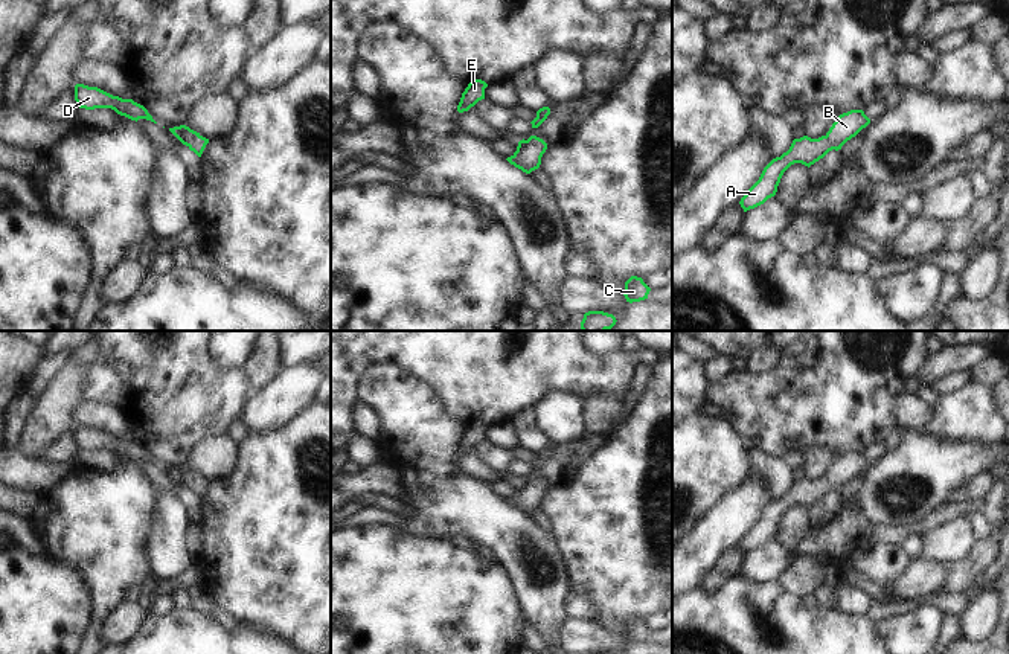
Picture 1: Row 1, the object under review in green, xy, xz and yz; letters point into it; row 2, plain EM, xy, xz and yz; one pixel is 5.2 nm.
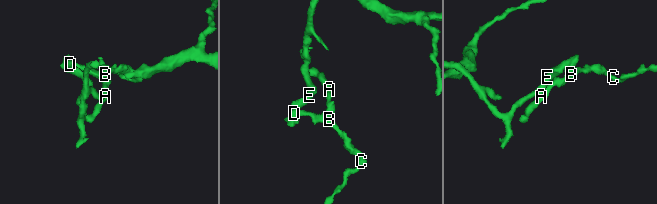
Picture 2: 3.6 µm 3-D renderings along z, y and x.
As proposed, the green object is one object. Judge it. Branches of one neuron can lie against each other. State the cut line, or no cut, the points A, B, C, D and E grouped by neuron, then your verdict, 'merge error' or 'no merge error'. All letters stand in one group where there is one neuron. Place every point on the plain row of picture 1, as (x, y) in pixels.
cut none; groups A B C D E; no merge error

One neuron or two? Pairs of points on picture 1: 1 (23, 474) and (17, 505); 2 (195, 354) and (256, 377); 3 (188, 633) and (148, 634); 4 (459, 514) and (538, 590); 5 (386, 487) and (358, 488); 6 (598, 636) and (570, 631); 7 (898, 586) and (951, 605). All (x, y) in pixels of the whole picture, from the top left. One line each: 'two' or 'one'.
1: two
2: two
3: one
4: one
5: one
6: one
7: two

